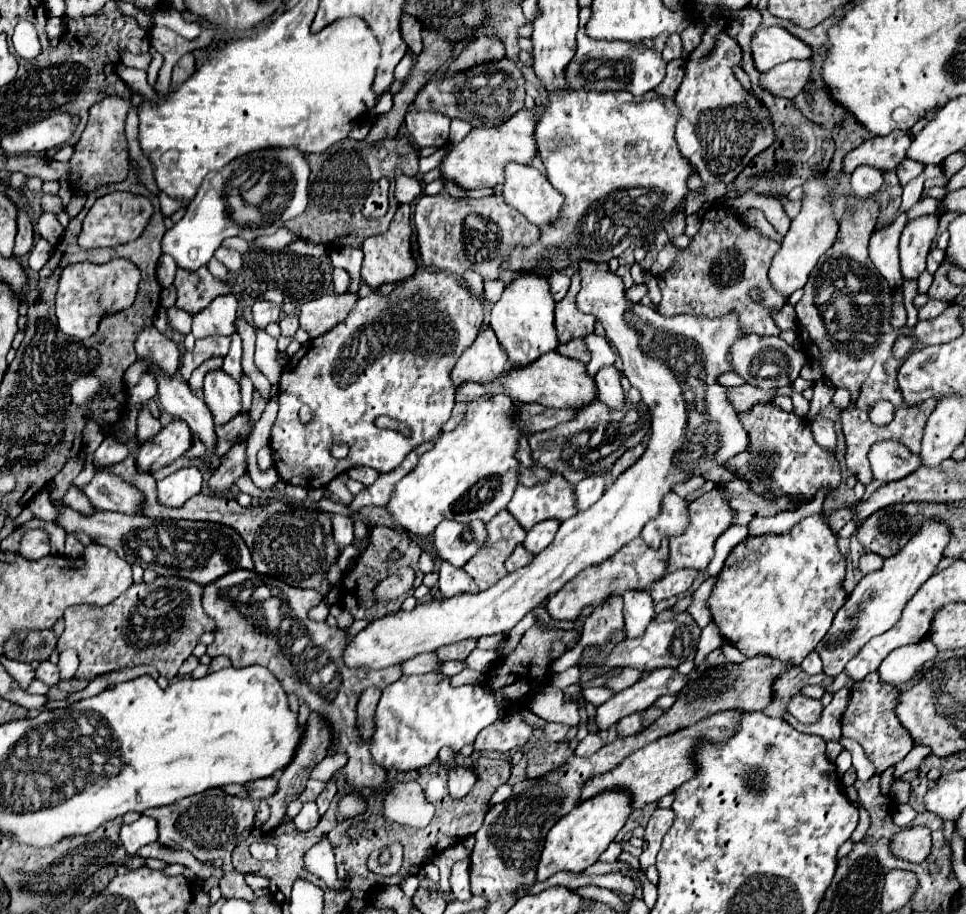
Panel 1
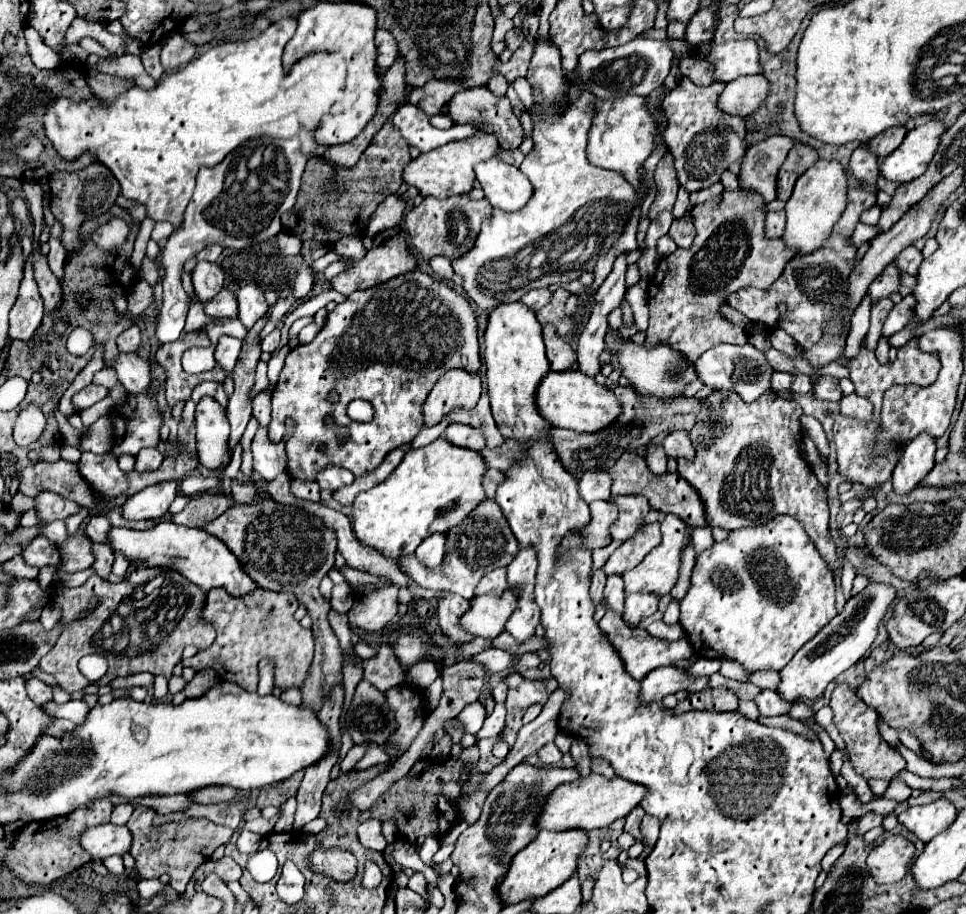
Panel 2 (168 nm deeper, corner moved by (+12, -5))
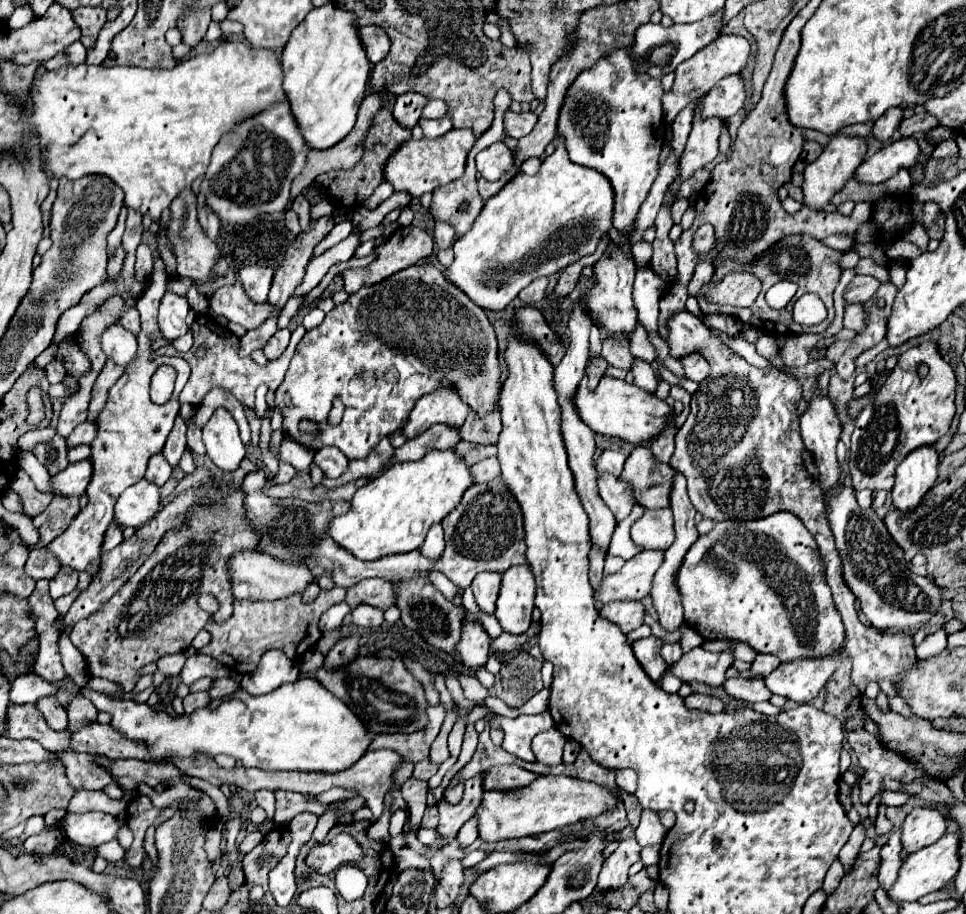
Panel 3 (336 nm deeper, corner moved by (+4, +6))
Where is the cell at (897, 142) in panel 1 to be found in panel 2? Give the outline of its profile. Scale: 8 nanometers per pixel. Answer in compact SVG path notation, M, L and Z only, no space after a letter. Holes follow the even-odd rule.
M889 127L881 135L873 137L869 141L869 147L875 155L879 155L883 159L885 155L889 155L891 151L895 151L899 147L899 143L901 143L901 139L905 139L905 135L907 135L907 127Z

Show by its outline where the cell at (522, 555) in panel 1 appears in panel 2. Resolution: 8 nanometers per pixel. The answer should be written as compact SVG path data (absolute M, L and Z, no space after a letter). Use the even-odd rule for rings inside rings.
M495 569L495 571L491 571L489 575L485 575L485 577L481 579L481 583L477 585L475 597L487 595L487 593L501 595L505 587L507 587L507 571L505 571L505 569Z

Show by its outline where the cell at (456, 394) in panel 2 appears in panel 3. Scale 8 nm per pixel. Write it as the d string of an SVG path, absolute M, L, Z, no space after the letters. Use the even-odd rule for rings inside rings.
M455 386L437 388L435 392L425 394L421 400L417 400L413 412L409 414L409 424L403 428L403 434L407 438L419 436L435 422L461 426L469 410L471 406L461 400Z

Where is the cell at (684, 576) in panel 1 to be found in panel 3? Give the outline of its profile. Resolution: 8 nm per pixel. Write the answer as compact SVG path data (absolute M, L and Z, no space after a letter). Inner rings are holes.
M623 600L623 602L609 602L601 608L601 616L615 622L625 634L639 628L645 618L645 606L639 600Z

